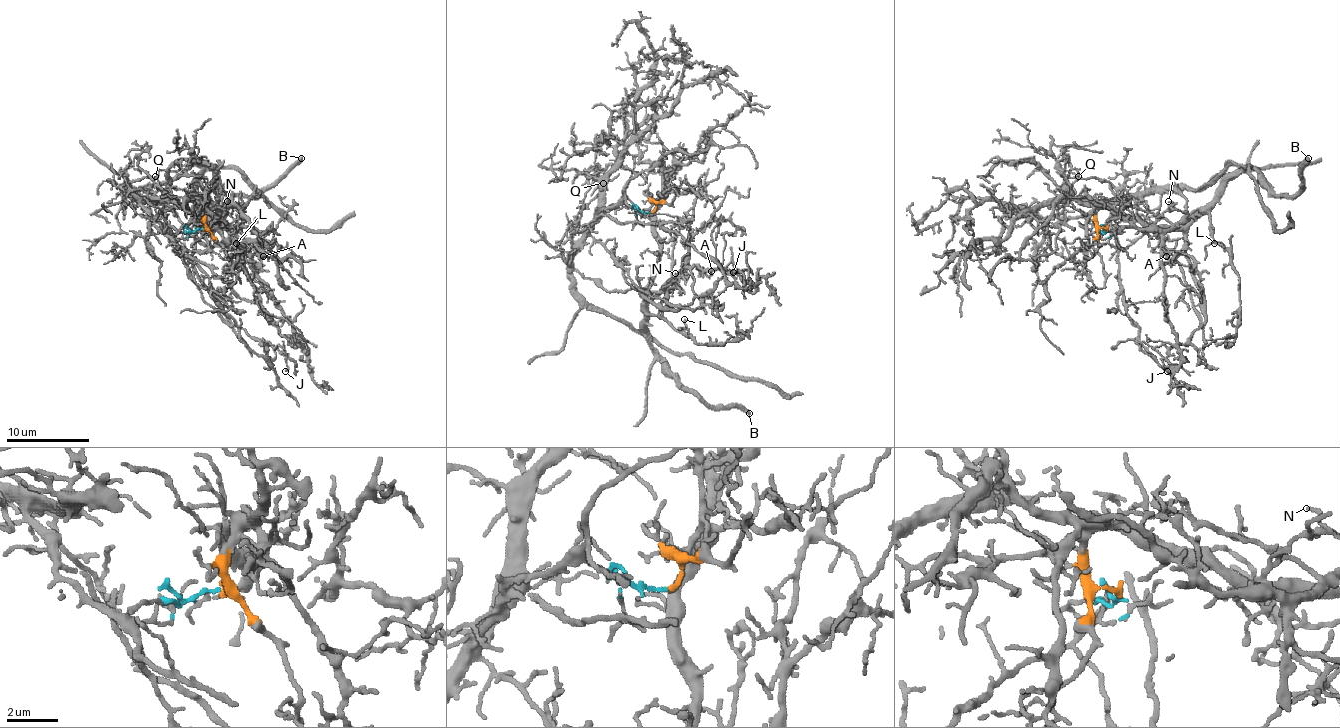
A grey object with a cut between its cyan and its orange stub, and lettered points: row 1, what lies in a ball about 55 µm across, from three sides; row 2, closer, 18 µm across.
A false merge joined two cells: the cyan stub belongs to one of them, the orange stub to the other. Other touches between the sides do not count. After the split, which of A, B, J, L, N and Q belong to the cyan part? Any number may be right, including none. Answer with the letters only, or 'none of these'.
Q

